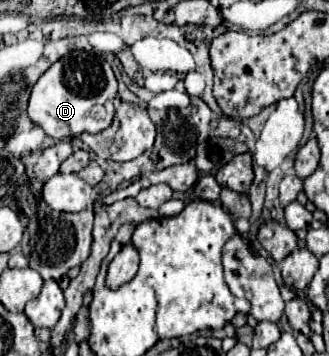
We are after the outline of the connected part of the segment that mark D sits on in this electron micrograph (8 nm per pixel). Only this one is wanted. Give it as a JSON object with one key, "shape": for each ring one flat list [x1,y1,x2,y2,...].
{"shape":[[72,51,58,59,34,85,28,117,54,139,76,137,80,133,98,133,114,119,114,97,118,83,110,63,92,51]]}

